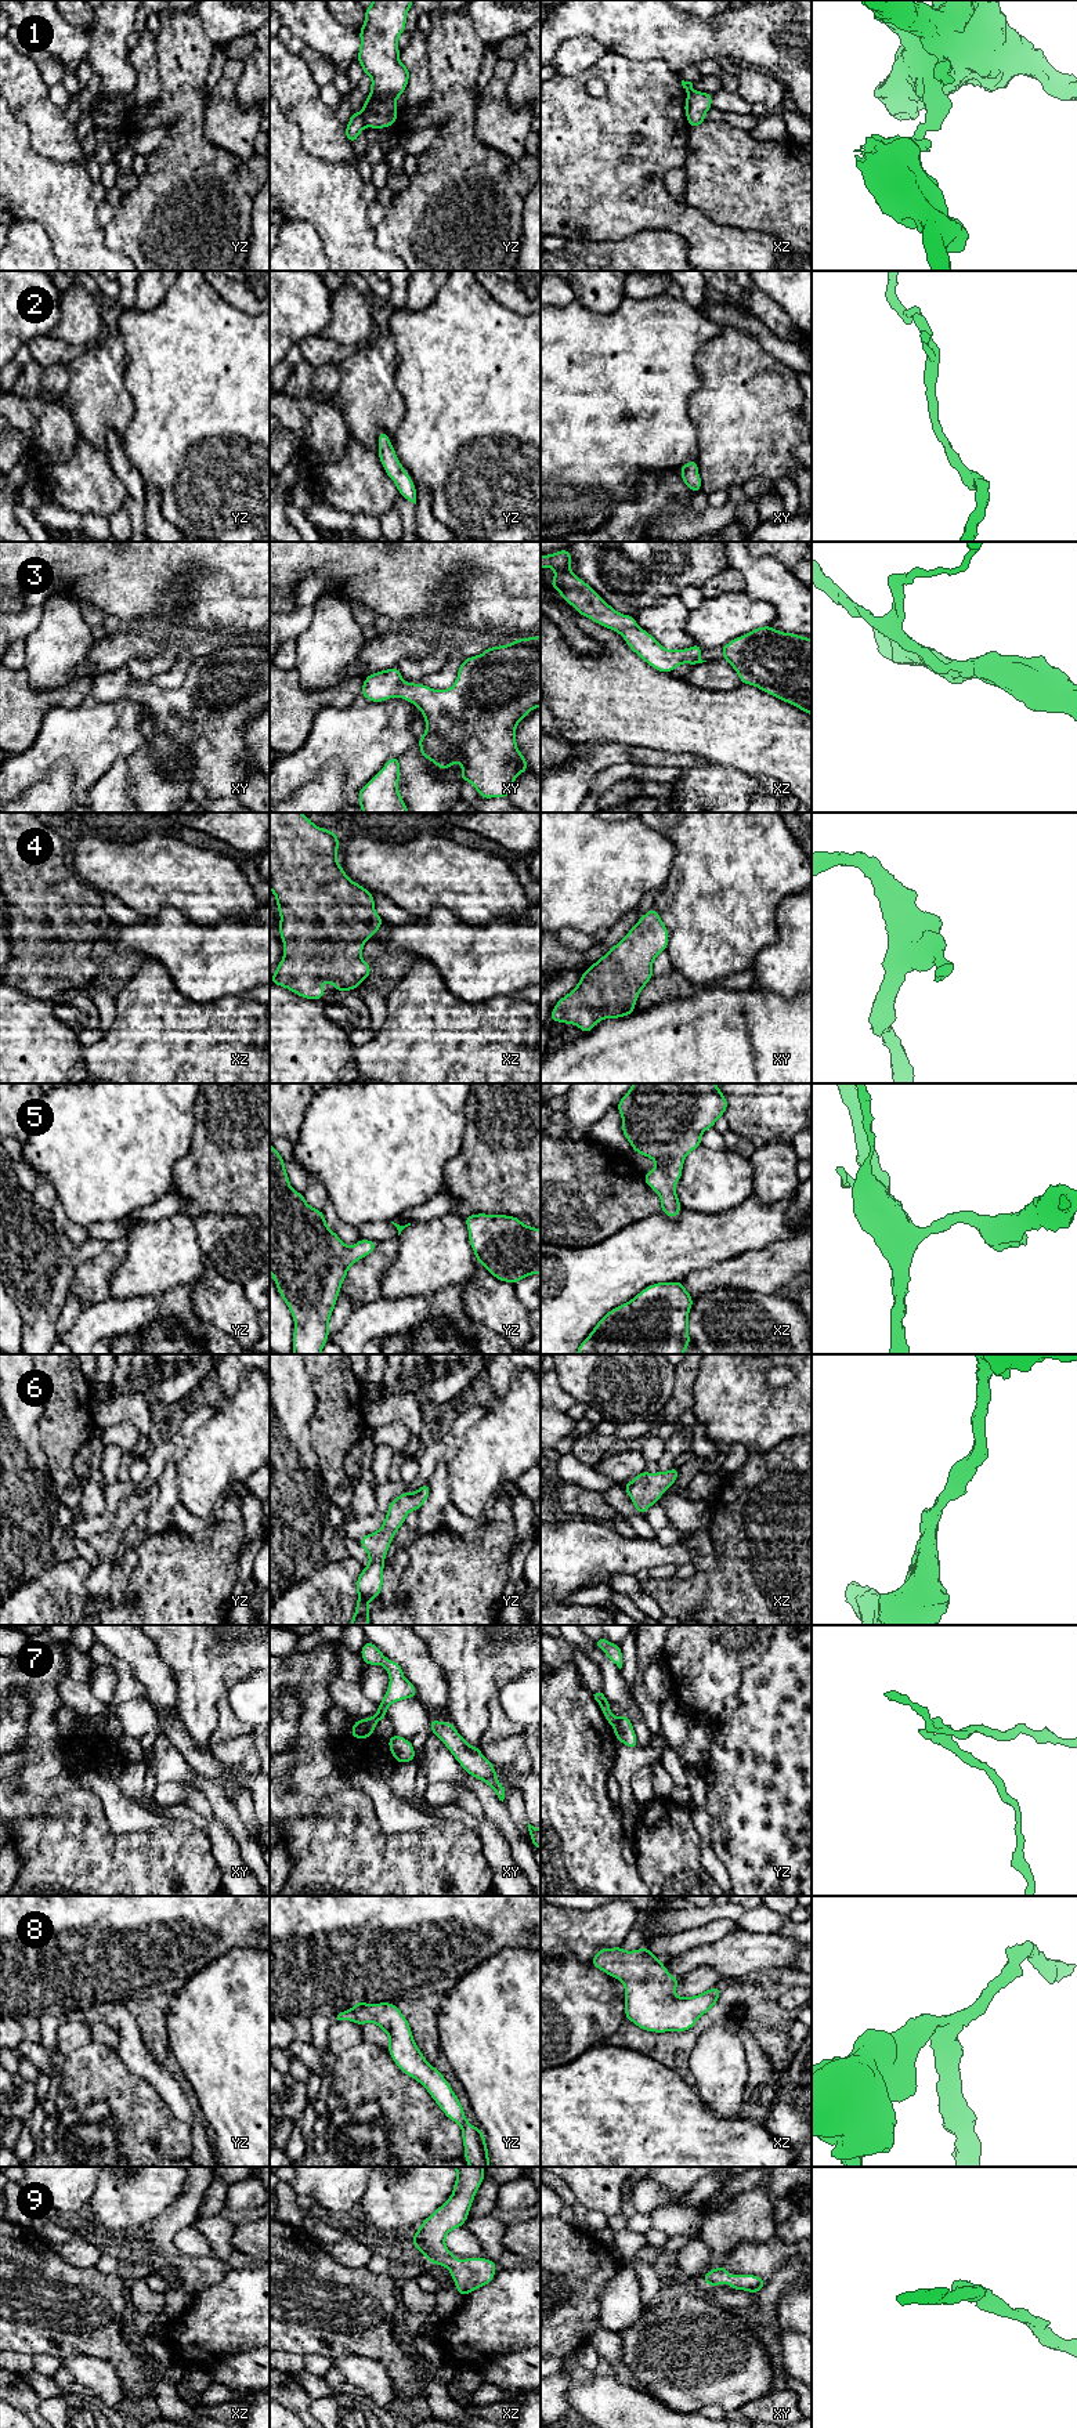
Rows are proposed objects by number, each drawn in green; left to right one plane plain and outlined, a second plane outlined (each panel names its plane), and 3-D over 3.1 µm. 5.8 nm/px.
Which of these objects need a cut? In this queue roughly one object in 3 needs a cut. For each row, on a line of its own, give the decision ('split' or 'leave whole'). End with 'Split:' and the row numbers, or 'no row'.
1: split
2: leave whole
3: leave whole
4: leave whole
5: leave whole
6: leave whole
7: split
8: leave whole
9: leave whole
Split: 1, 7

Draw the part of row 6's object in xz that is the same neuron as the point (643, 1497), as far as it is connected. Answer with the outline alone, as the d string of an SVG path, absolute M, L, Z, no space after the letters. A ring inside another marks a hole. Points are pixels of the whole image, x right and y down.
M673 1468L668 1472L639 1473L632 1481L624 1486L624 1490L630 1497L636 1510L644 1515L646 1510L658 1504L661 1495L676 1481L679 1476L679 1468Z

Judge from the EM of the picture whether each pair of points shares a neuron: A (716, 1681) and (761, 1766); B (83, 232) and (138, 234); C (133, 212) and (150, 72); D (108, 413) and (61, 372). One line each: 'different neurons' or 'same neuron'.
A: different neurons
B: different neurons
C: different neurons
D: different neurons

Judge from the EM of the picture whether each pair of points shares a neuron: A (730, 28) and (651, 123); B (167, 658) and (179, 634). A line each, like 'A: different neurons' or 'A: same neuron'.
A: different neurons
B: same neuron

